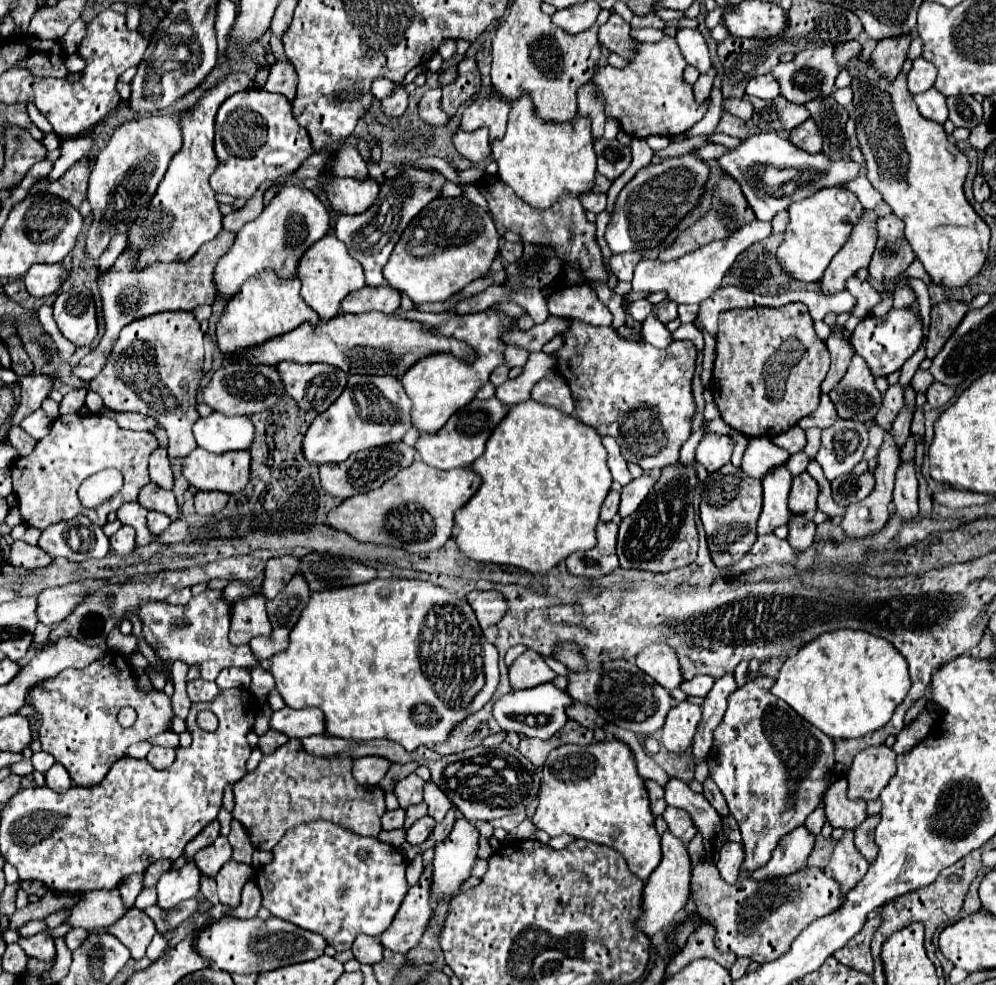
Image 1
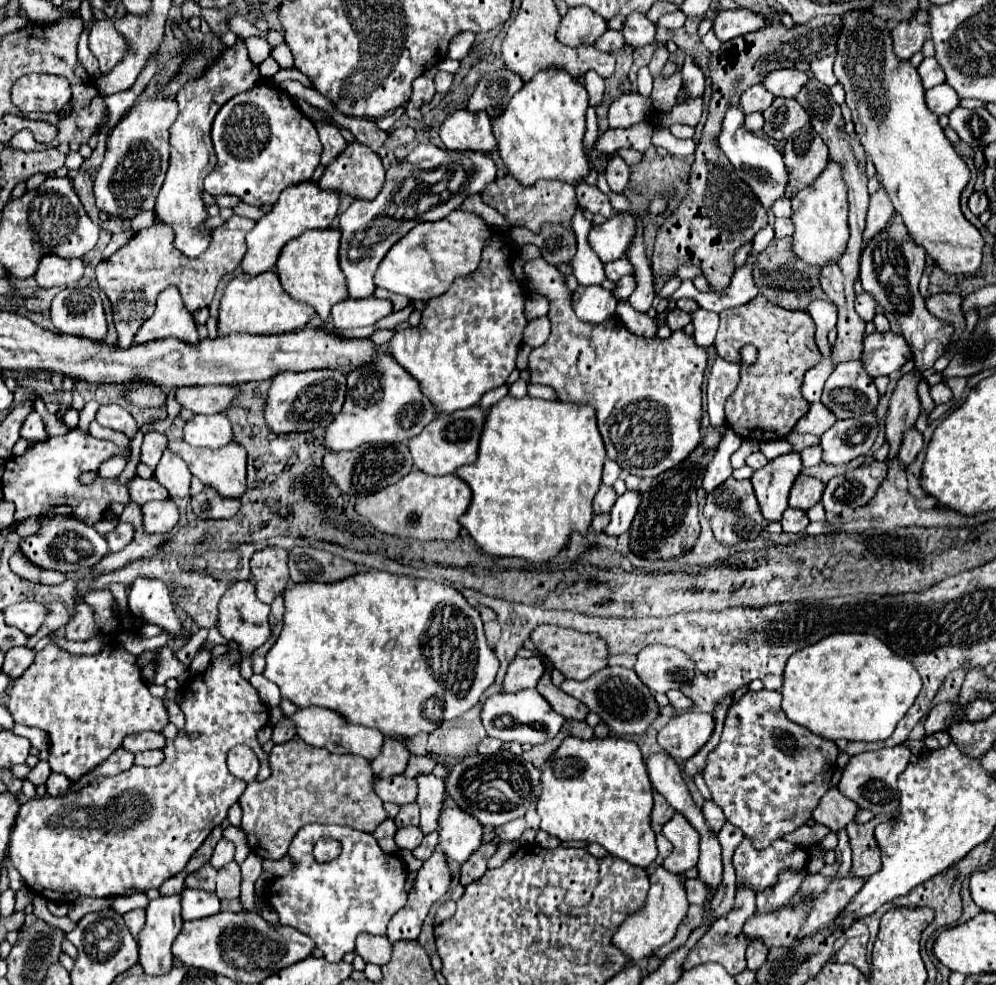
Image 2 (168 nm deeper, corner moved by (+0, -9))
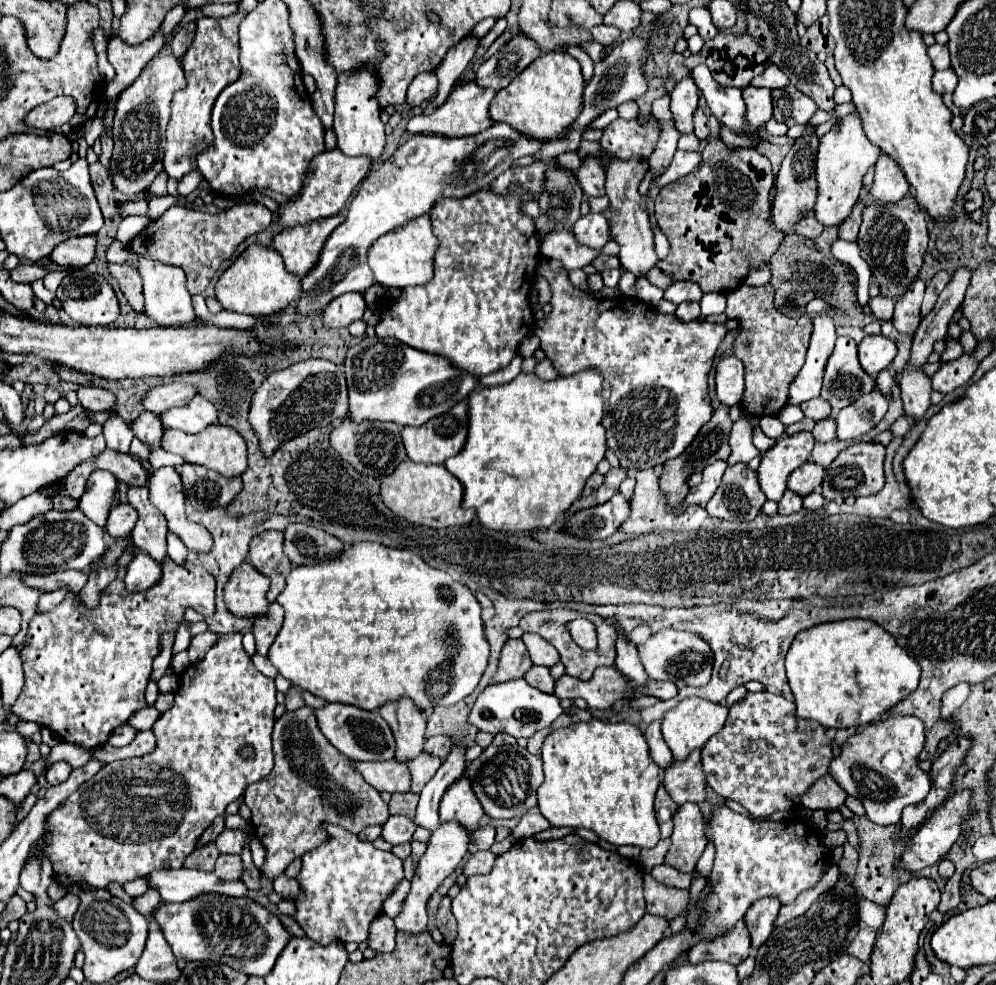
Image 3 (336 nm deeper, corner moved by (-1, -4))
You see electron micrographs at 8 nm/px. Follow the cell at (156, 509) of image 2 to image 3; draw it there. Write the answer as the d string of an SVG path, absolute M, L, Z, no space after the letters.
M129 488L129 504L137 510L139 520L131 532L131 538L139 550L147 552L155 562L163 564L167 558L167 520L165 516L149 502L147 488Z

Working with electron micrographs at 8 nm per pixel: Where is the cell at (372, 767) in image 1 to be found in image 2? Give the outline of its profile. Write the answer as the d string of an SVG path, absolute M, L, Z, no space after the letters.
M386 739L382 753L374 761L370 761L370 765L372 765L376 777L392 777L392 775L404 773L408 759L410 759L408 741Z

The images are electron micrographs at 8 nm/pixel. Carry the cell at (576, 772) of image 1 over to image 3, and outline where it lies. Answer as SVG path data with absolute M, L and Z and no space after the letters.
M589 720L571 724L559 732L553 732L543 744L543 770L545 782L537 790L539 810L551 826L587 828L613 846L629 844L637 848L655 848L659 842L659 826L653 812L653 798L661 784L659 768L649 758L649 748L641 730L627 722L601 722Z

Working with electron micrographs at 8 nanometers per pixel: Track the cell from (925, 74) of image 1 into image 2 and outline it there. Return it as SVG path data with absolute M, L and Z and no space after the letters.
M926 57L926 59L920 63L918 73L920 73L920 77L922 77L924 89L930 89L930 87L940 85L940 83L946 81L944 71L942 71L942 67L938 65L938 61L936 61L934 57Z

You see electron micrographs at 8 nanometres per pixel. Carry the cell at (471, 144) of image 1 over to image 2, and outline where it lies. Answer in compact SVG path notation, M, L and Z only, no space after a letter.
M454 109L440 125L440 139L446 149L494 151L496 141L488 113L468 113L468 109Z

